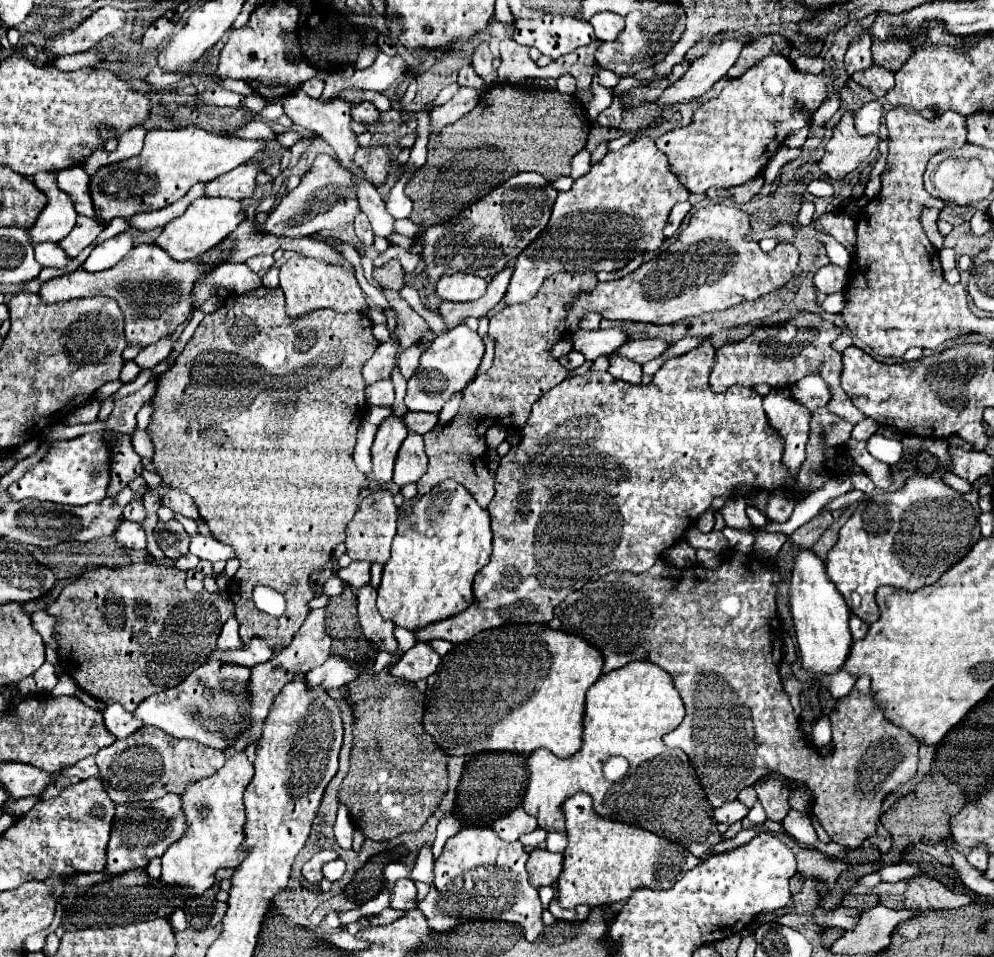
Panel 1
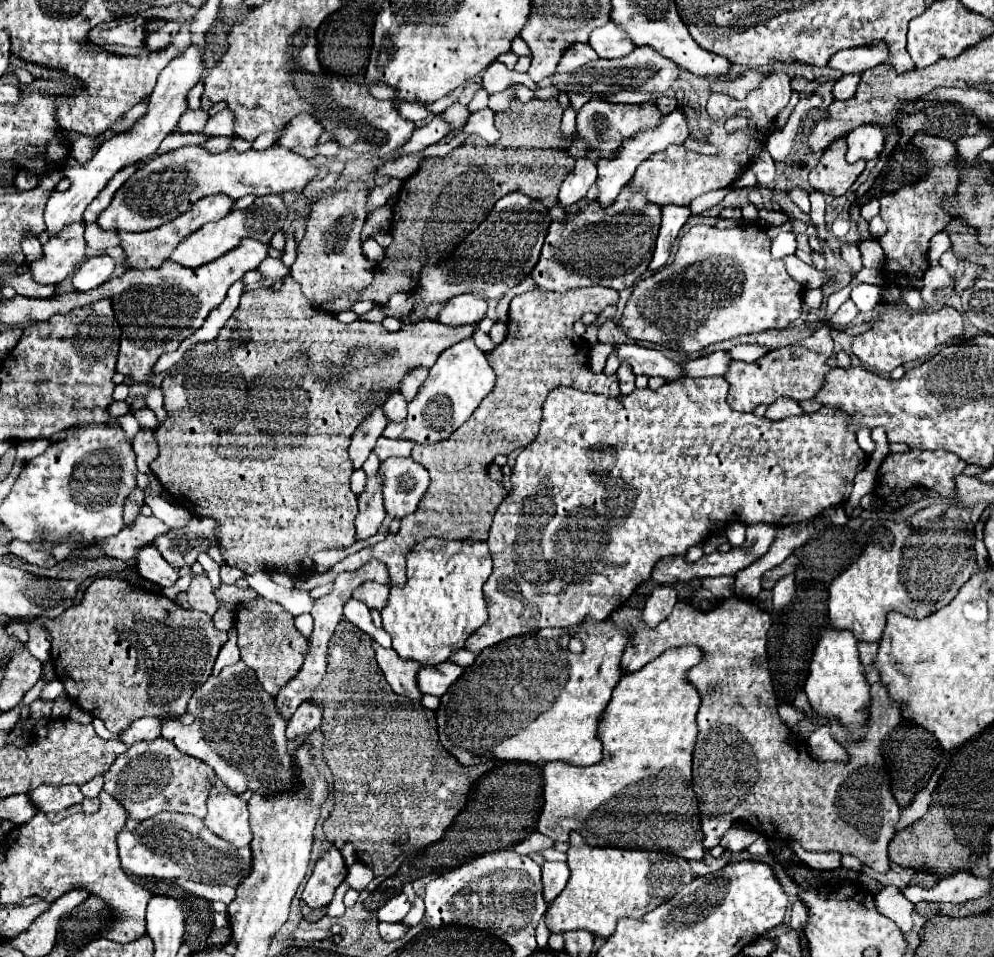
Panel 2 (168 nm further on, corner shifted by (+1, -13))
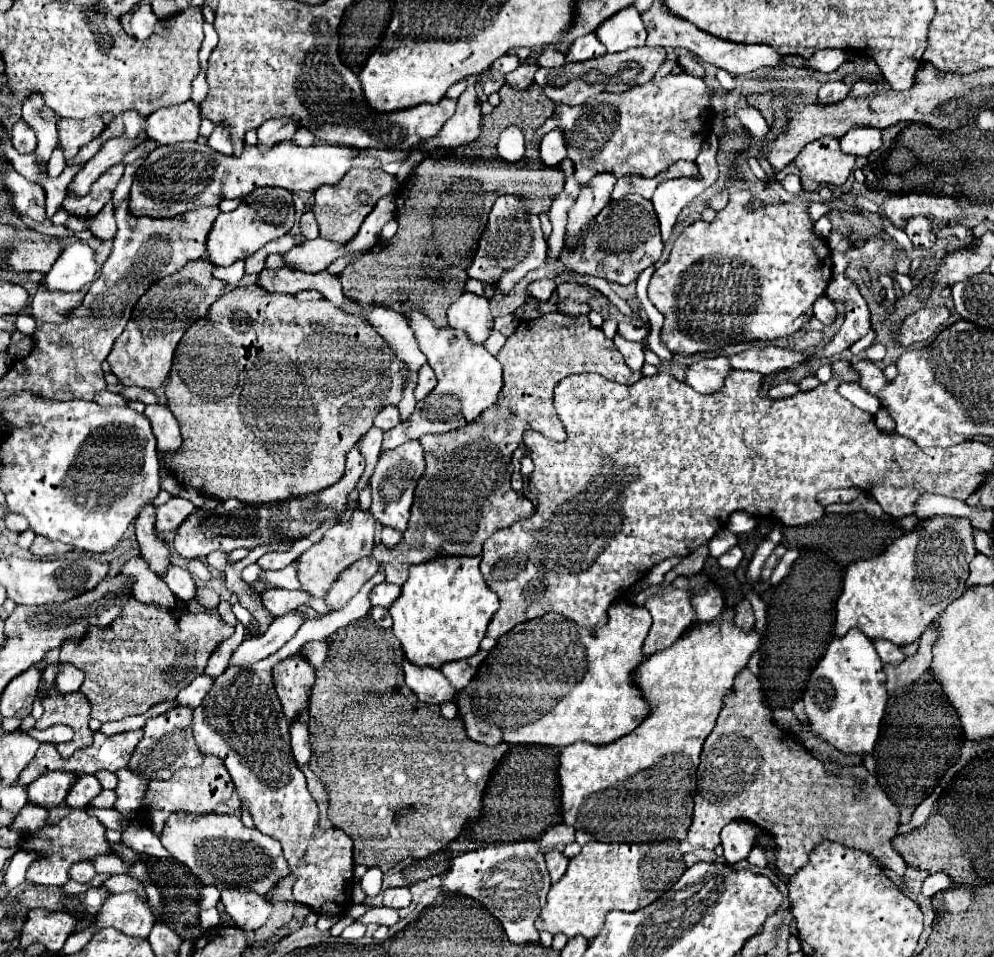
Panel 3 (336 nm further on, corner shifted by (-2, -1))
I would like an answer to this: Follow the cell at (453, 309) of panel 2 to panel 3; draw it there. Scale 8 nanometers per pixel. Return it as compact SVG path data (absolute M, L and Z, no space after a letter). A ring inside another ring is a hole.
M462 293L448 309L448 325L464 329L474 343L484 343L492 331L490 301L476 293Z

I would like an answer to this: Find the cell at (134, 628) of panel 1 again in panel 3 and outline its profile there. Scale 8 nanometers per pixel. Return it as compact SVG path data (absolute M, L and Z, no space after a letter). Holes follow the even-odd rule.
M130 597L128 603L122 607L122 613L110 623L110 629L90 629L90 633L86 633L82 641L62 643L60 661L72 663L80 671L84 671L86 679L80 687L80 693L84 693L90 701L90 715L102 723L120 721L128 715L142 715L162 701L174 701L180 689L184 689L190 681L194 681L194 677L204 673L214 649L232 635L234 627L224 623L218 613L190 613L186 609L168 611L160 605L142 603Z

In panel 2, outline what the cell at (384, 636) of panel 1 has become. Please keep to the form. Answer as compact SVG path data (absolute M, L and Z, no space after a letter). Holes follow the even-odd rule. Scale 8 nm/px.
M375 643L375 653L379 667L383 669L387 683L395 689L395 693L405 695L413 701L421 701L423 693L417 685L417 673L421 665L415 665L415 661L403 661L393 649L383 649Z

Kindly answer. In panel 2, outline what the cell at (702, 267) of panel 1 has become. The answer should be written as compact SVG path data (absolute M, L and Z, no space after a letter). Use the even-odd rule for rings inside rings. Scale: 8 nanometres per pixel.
M693 225L681 237L673 263L635 285L623 319L619 321L619 329L637 343L653 343L675 351L695 353L737 335L789 327L803 311L803 291L805 287L787 273L785 261L771 257L771 239L765 229L757 225L729 229Z

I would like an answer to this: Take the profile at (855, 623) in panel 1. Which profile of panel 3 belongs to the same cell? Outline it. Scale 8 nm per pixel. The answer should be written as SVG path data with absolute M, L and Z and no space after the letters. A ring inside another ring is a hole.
M876 639L876 641L872 641L872 643L874 643L874 649L878 651L878 655L880 655L880 659L882 659L884 663L898 665L898 663L904 659L904 655L902 655L902 651L900 651L898 645L894 645L894 643L890 643L890 641L882 641L882 639Z

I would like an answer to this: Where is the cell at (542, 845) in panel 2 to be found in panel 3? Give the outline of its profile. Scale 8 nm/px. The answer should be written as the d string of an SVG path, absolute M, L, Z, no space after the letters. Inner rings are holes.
M558 823L558 825L550 827L546 833L542 833L542 837L538 839L538 845L554 849L556 845L566 845L566 843L572 843L572 841L574 841L574 829Z

